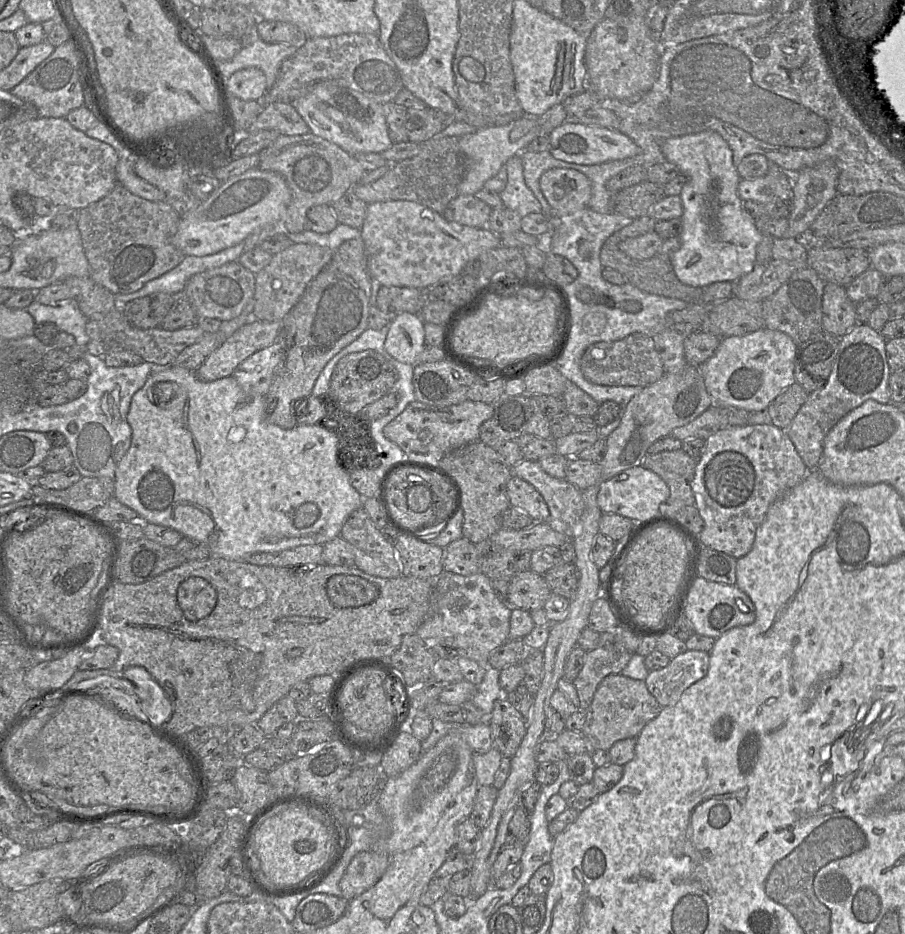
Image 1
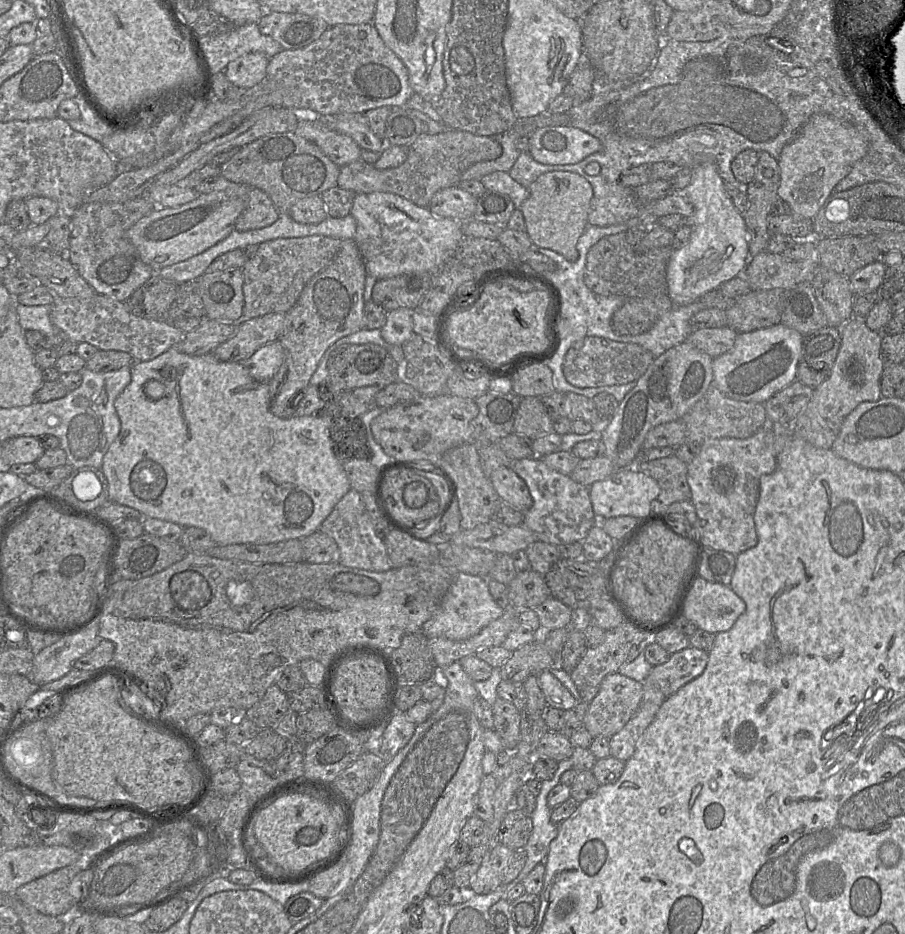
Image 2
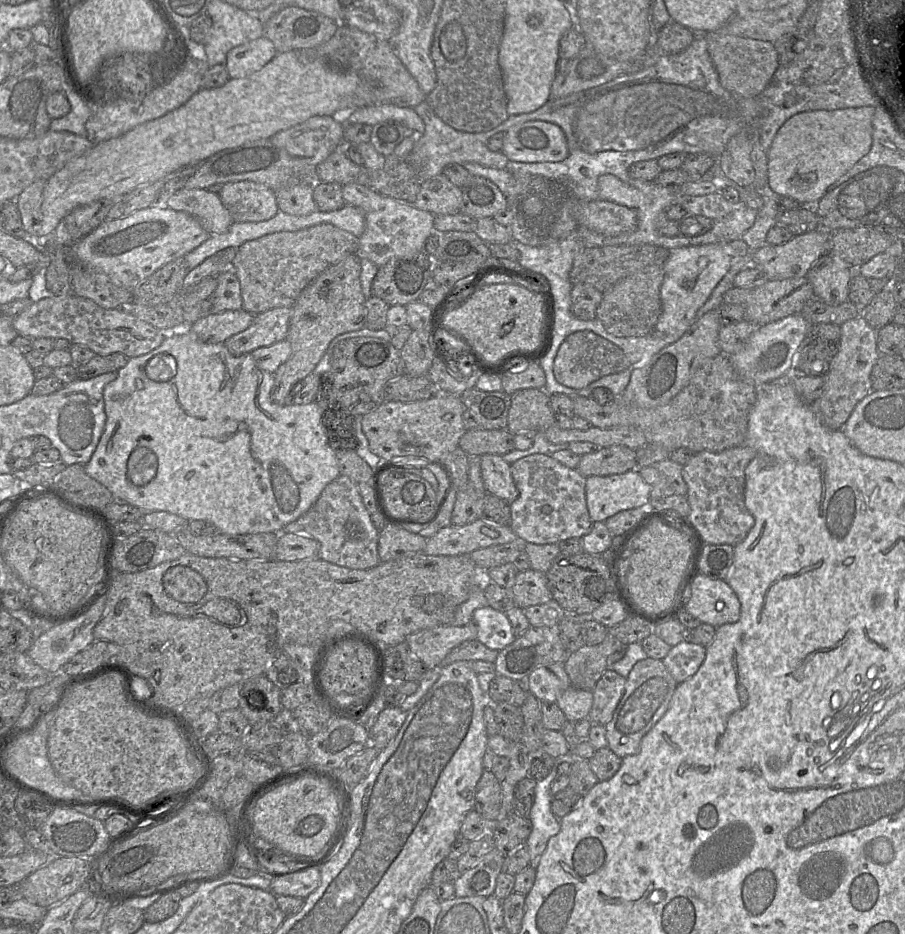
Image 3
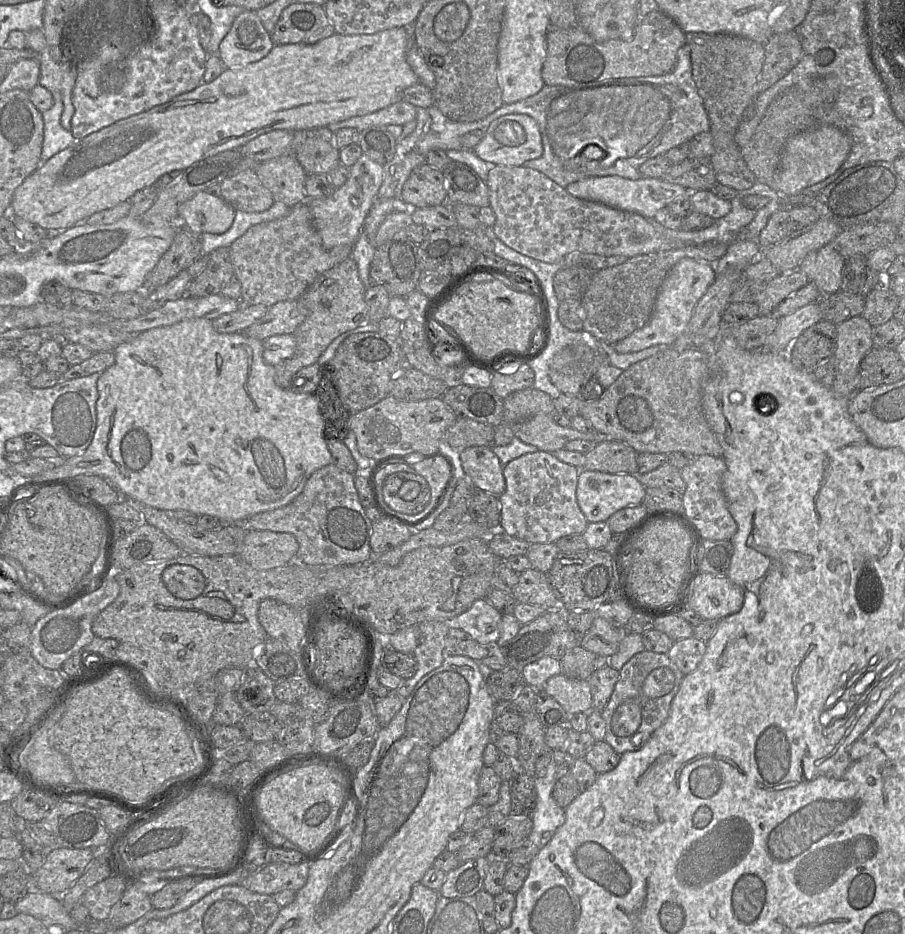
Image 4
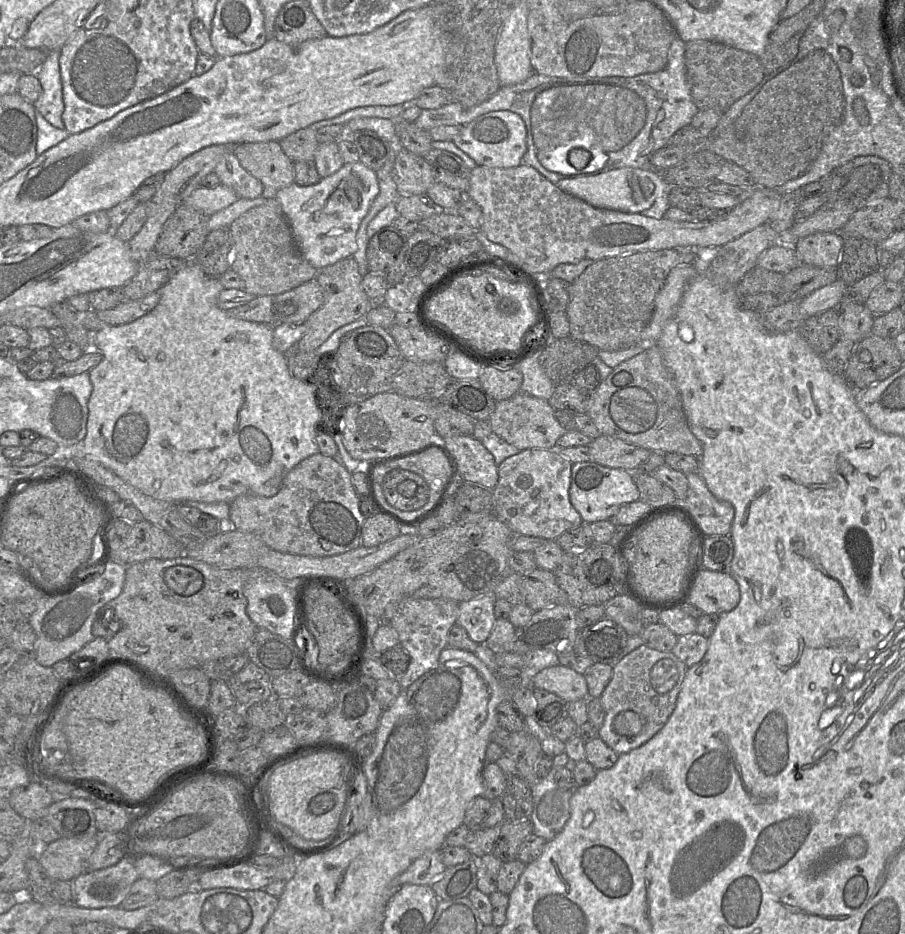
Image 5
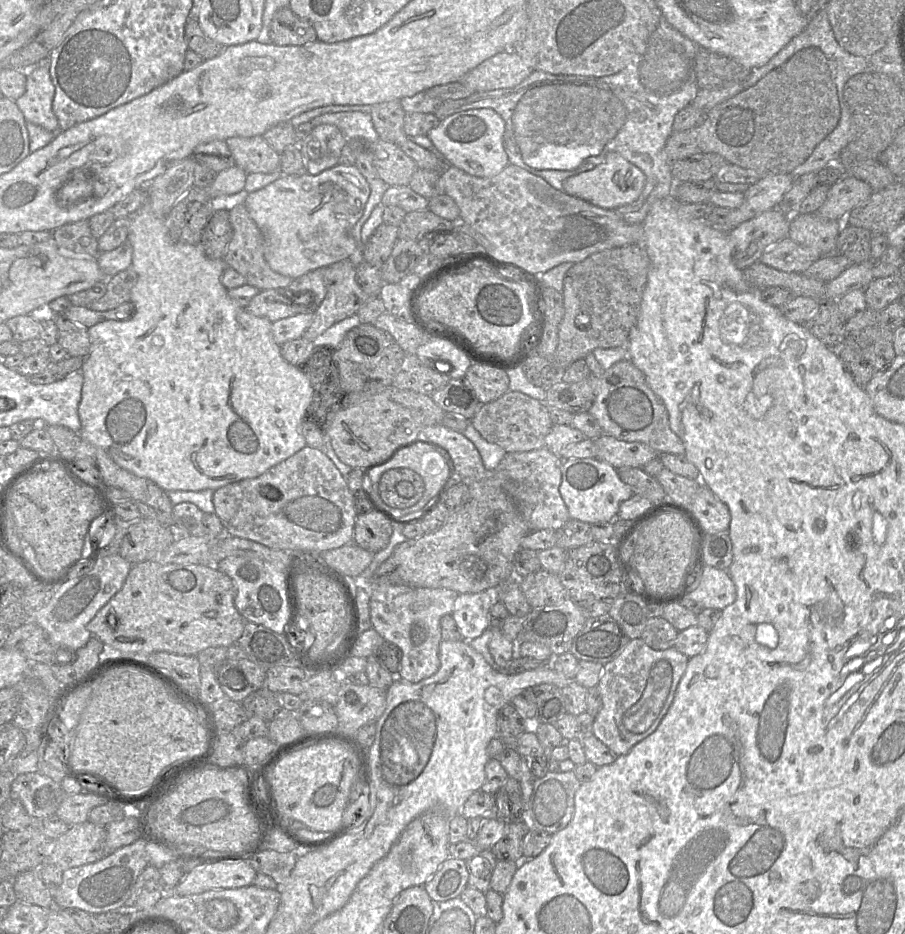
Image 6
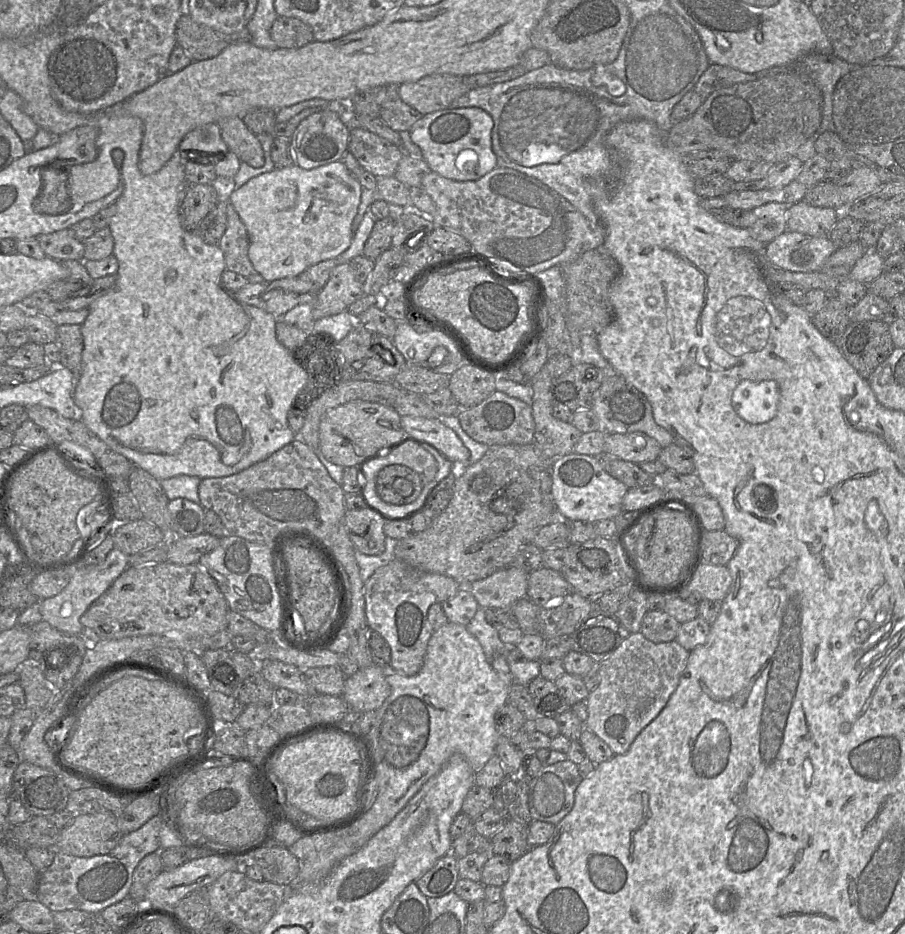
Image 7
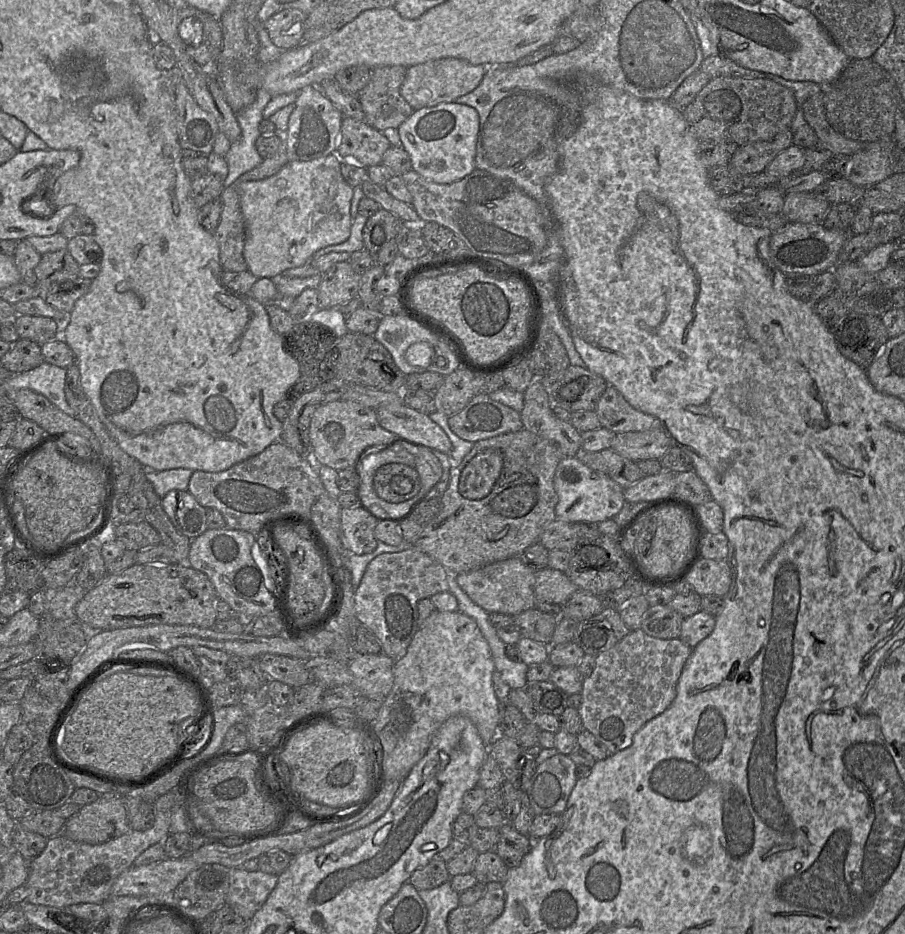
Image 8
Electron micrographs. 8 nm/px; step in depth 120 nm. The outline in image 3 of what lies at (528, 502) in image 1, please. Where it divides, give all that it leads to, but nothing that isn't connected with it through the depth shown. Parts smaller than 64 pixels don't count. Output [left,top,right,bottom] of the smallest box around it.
[480,454,519,503]

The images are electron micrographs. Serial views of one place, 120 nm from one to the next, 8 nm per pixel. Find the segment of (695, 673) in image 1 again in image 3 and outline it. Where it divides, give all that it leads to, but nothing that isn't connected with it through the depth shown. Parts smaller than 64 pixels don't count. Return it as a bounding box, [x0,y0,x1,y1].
[662,642,705,683]

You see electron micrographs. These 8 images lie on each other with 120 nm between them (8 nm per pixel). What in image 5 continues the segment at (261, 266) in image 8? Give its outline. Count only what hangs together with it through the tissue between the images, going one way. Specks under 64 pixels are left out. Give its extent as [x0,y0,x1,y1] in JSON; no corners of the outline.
[276,162,379,269]

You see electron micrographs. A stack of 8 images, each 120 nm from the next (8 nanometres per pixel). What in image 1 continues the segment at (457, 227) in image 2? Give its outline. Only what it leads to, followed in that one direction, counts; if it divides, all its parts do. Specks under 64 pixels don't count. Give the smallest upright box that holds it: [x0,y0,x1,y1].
[360,200,502,287]

